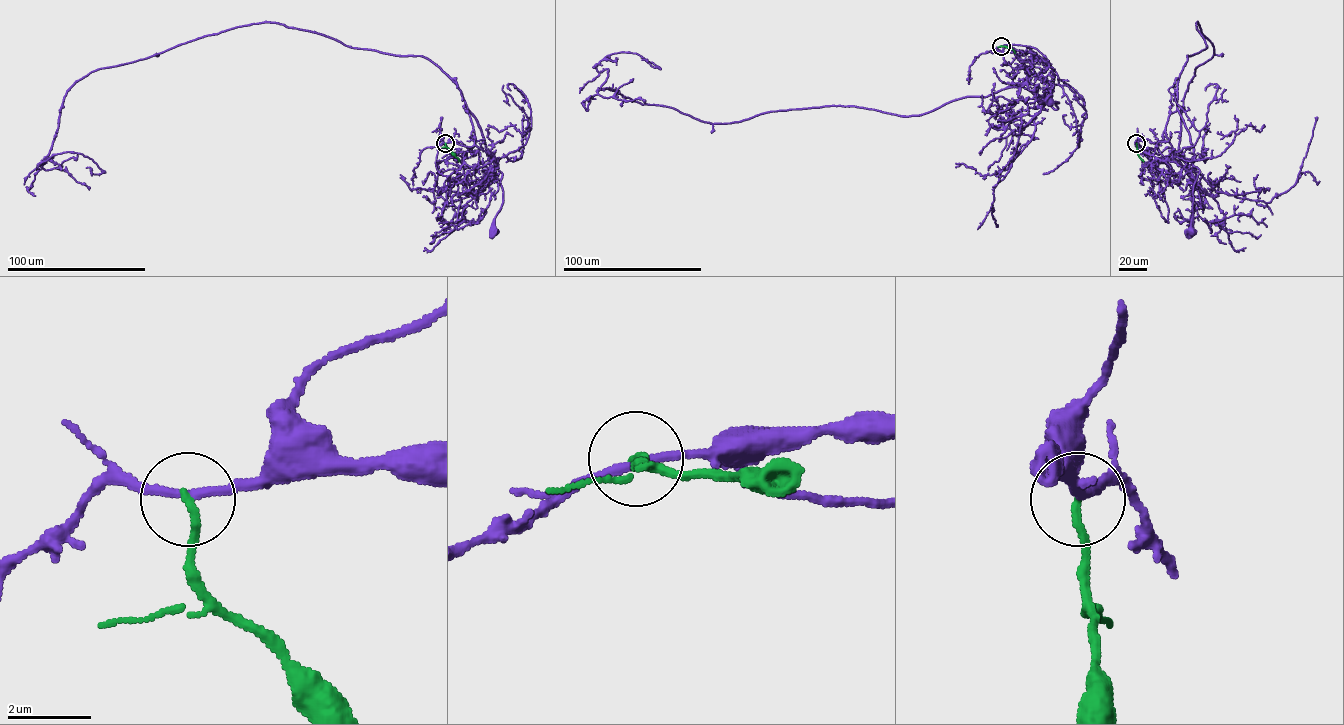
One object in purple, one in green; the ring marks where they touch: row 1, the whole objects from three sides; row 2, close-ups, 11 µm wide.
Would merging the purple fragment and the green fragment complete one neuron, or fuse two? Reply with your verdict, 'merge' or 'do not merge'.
do not merge

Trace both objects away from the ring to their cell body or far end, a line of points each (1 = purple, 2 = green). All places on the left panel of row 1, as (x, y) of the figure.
1: (445, 143), (476, 145), (497, 160), (488, 170), (496, 166), (502, 174), (502, 202), (493, 223), (493, 232)
2: (445, 143), (459, 161)

